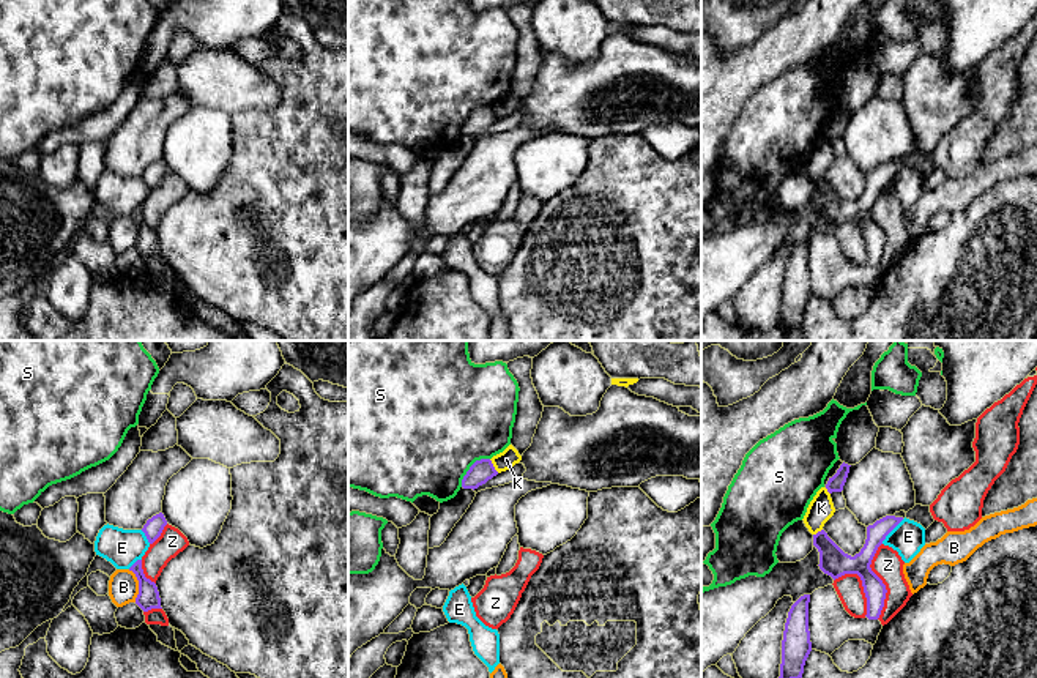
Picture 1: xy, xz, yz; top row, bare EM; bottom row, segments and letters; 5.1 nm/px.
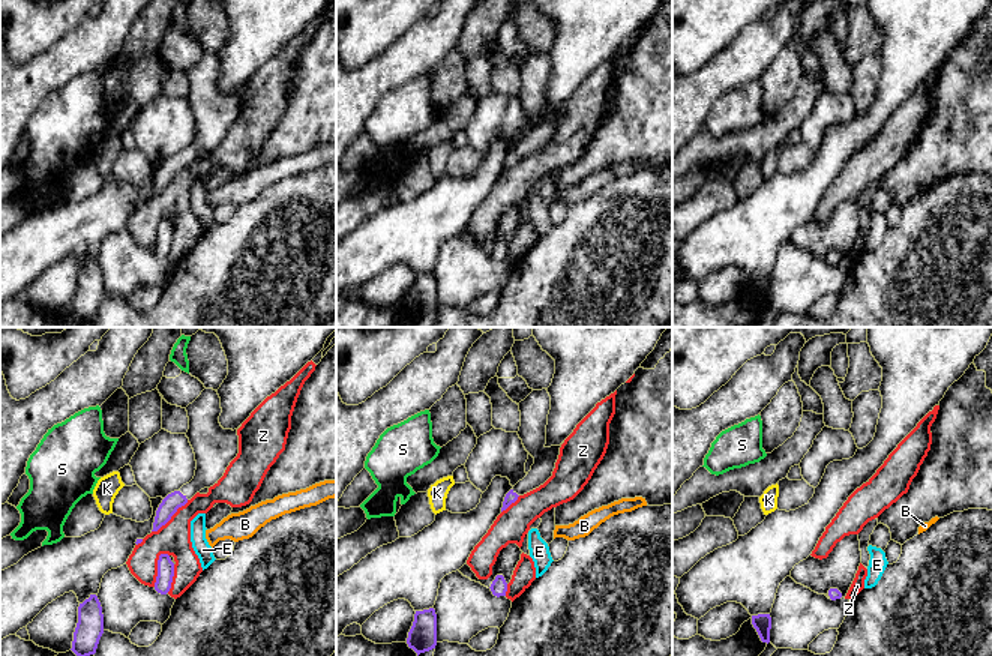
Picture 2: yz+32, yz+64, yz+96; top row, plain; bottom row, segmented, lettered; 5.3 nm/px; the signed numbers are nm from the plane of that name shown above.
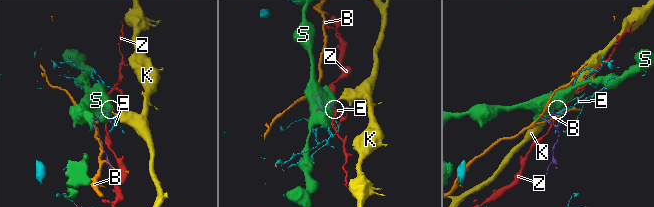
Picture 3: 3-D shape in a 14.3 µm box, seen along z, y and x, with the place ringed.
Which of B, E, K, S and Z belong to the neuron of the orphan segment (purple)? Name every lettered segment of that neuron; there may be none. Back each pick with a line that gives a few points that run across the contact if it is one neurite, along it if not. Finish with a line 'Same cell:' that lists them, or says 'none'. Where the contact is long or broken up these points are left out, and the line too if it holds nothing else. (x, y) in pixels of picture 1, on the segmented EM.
Same cell: none

